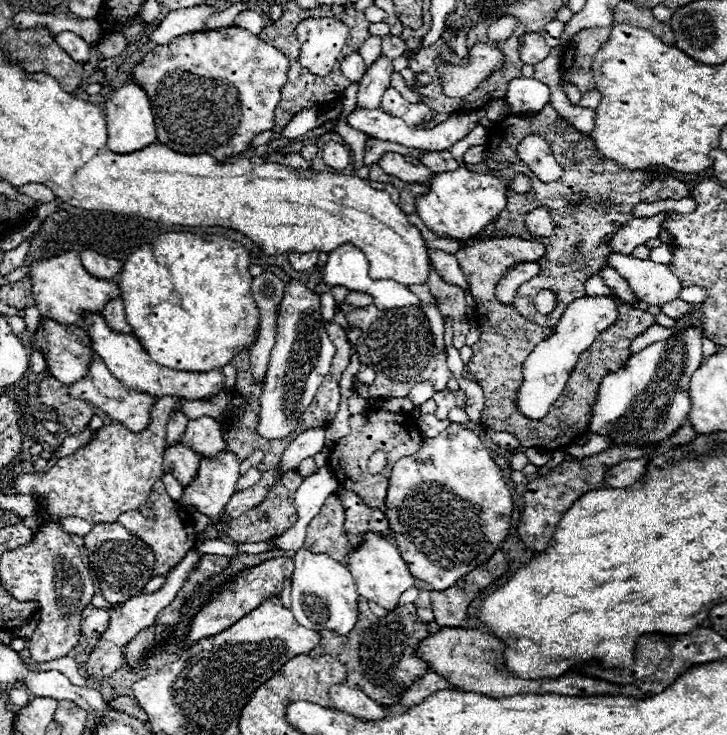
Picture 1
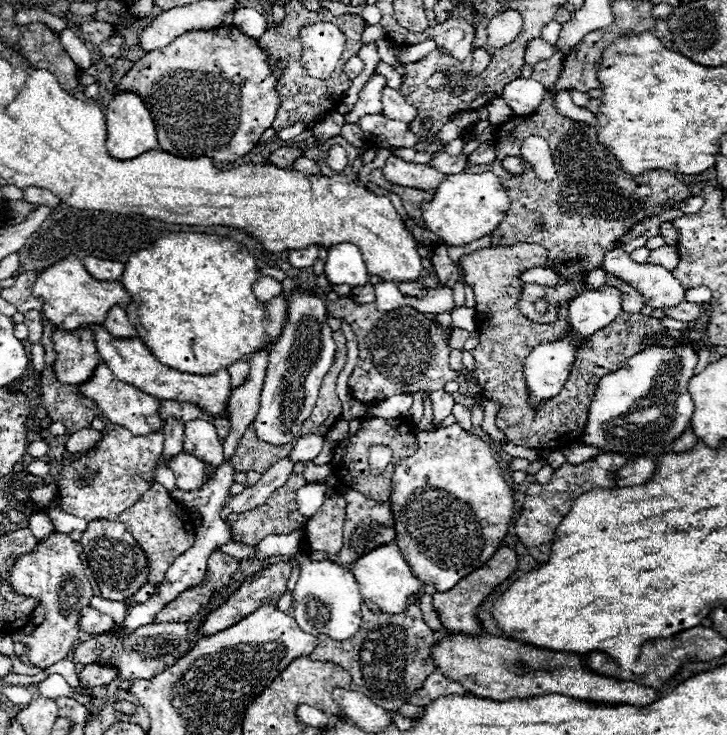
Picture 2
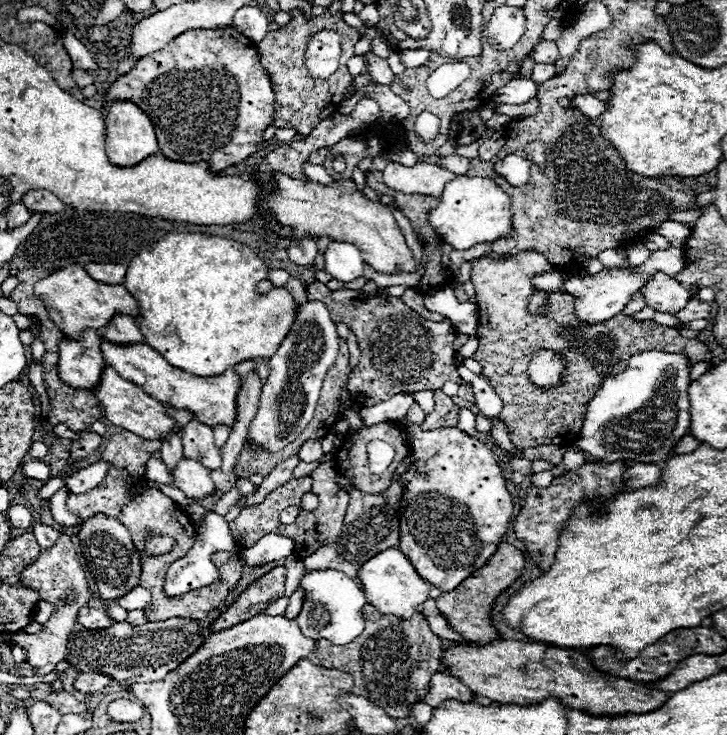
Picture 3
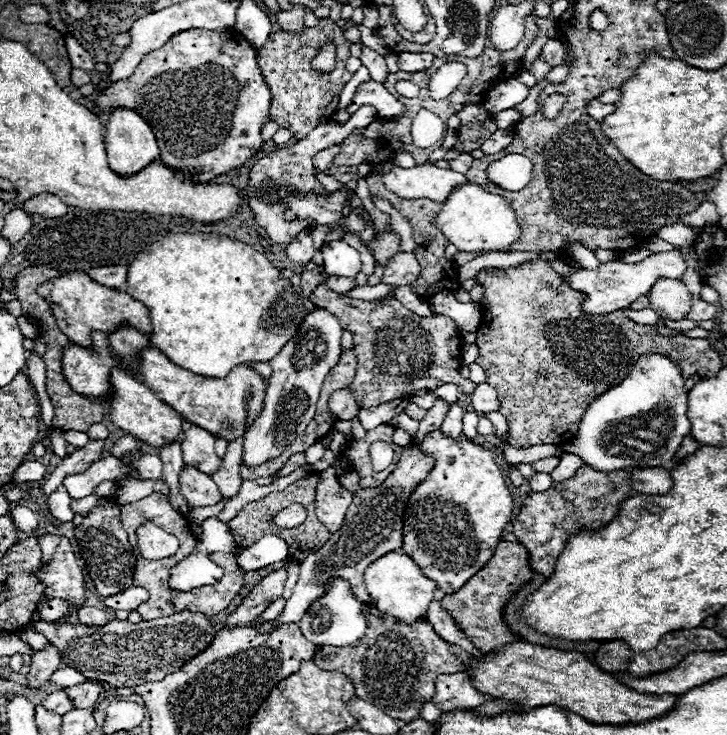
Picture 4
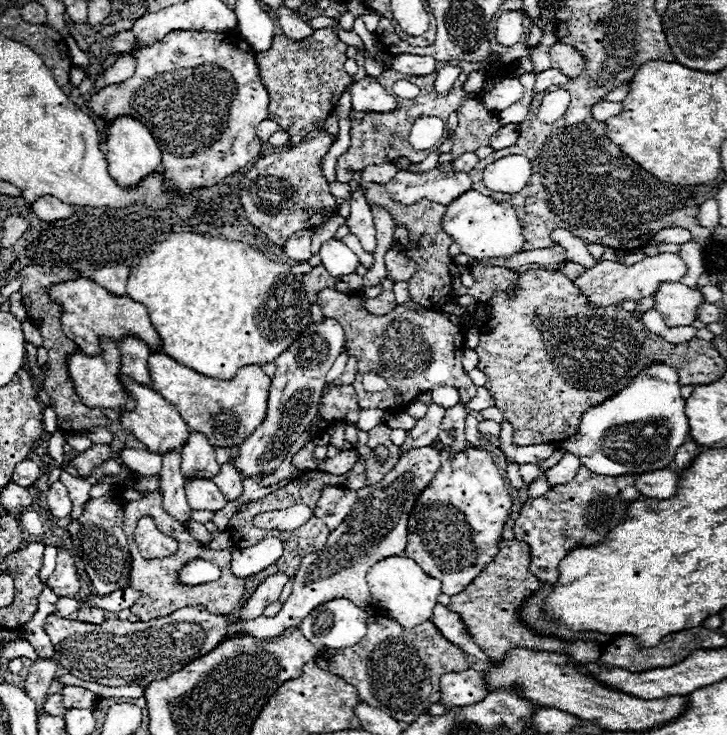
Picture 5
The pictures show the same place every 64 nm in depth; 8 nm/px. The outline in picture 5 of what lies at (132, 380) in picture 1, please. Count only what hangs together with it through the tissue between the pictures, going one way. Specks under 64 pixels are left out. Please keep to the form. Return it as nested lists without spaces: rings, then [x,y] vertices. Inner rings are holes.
[[[152,352],[148,370],[152,388],[182,412],[190,430],[206,434],[212,446],[240,446],[266,416],[268,388],[272,380],[260,366],[246,366],[238,370],[232,380],[214,380],[178,364],[162,352]]]

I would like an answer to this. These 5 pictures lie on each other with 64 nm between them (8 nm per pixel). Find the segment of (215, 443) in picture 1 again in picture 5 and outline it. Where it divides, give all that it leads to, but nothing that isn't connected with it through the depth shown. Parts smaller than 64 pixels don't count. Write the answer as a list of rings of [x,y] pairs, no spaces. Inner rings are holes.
[[[190,432],[190,440],[182,446],[182,474],[198,478],[214,478],[220,472],[214,446],[202,432]]]

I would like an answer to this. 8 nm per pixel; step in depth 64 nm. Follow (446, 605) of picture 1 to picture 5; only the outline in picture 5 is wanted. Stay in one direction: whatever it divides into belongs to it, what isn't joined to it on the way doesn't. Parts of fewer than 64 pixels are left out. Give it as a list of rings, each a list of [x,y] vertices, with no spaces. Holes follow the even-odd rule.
[[[502,540],[498,544],[498,558],[494,558],[458,596],[450,598],[448,608],[458,612],[460,620],[466,624],[474,642],[490,656],[490,660],[500,662],[512,648],[532,648],[568,654],[576,664],[594,664],[600,658],[600,644],[596,642],[560,642],[552,636],[538,636],[530,632],[518,620],[518,606],[526,596],[540,588],[540,582],[530,574],[530,548],[520,540]]]

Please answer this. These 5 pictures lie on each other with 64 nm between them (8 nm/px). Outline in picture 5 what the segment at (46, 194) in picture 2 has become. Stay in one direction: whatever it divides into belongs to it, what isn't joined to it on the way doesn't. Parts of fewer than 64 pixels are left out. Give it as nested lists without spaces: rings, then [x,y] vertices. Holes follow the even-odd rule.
[[[42,196],[42,198],[38,198],[36,202],[32,202],[30,206],[32,206],[34,214],[36,214],[40,220],[46,220],[46,222],[62,220],[62,218],[68,218],[68,216],[72,214],[72,206],[60,202],[60,200],[54,198],[54,196]]]

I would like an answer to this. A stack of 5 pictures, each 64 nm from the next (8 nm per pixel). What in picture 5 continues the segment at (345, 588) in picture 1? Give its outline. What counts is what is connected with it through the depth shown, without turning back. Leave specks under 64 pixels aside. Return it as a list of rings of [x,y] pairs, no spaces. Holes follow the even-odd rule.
[[[334,598],[314,608],[300,630],[320,650],[350,648],[366,636],[366,612],[348,598]]]

